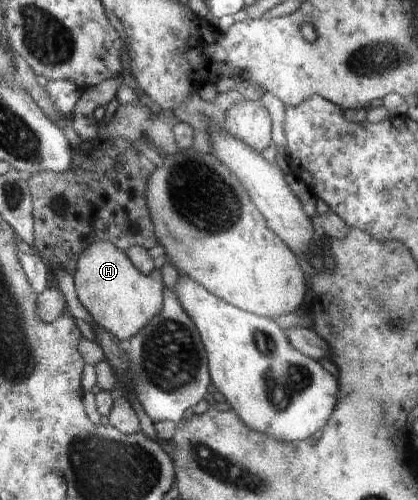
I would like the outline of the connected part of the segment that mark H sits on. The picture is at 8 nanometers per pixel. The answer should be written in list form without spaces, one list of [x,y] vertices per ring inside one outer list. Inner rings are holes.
[[[96,240],[88,245],[83,251],[83,255],[79,257],[78,267],[73,273],[73,280],[76,295],[84,309],[91,315],[94,323],[102,326],[118,340],[128,339],[130,341],[131,337],[143,331],[143,327],[154,316],[158,316],[163,311],[163,291],[165,286],[162,283],[160,270],[154,269],[152,273],[144,275],[134,267],[126,253],[118,249],[112,242]]]

